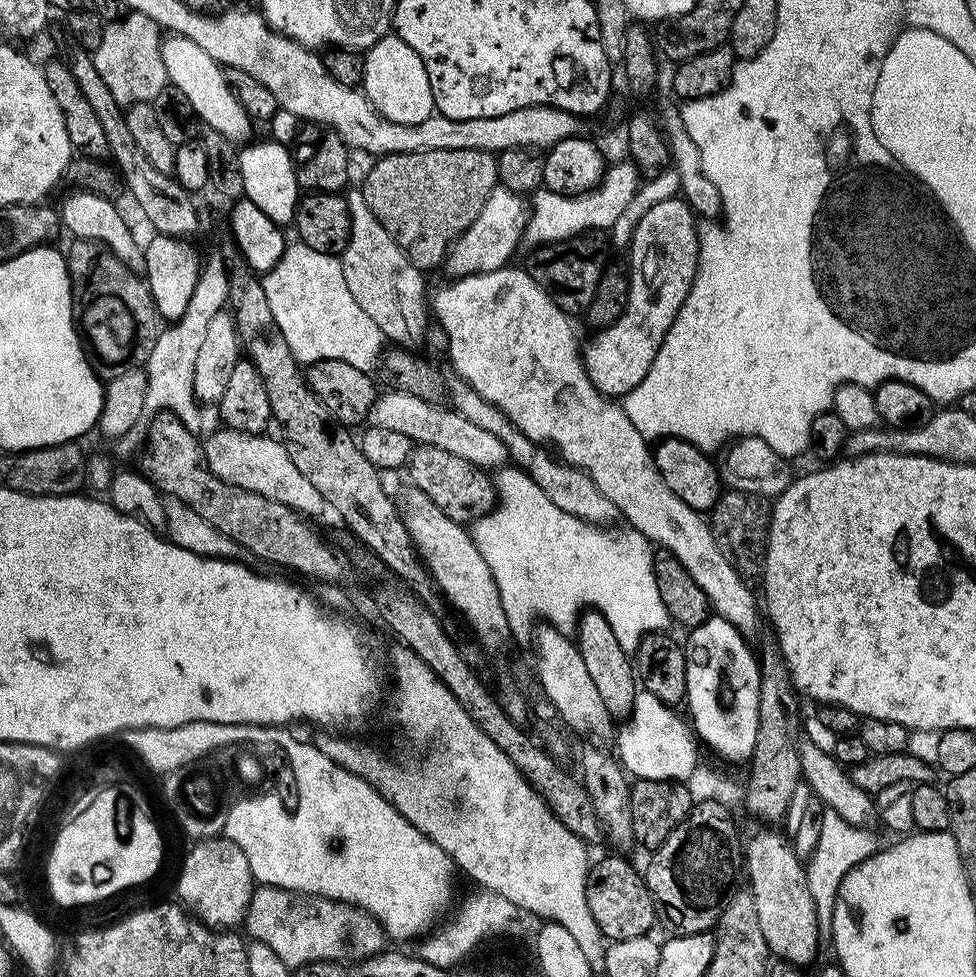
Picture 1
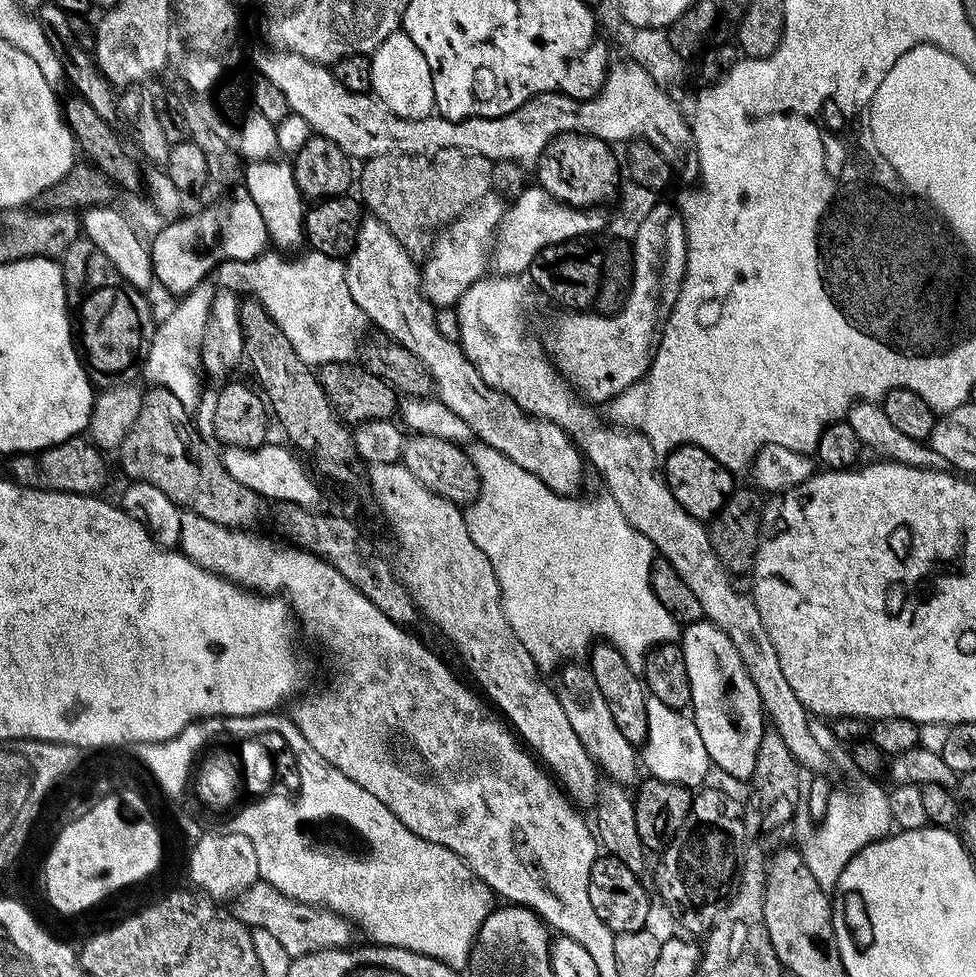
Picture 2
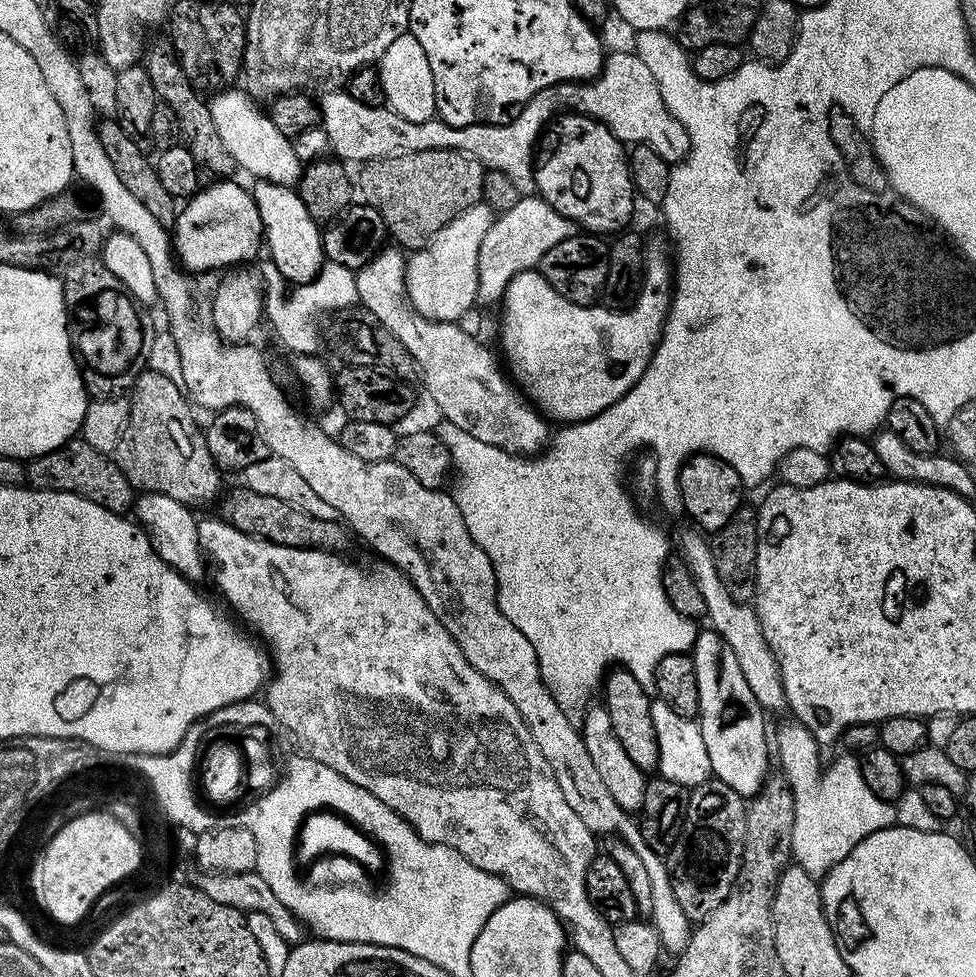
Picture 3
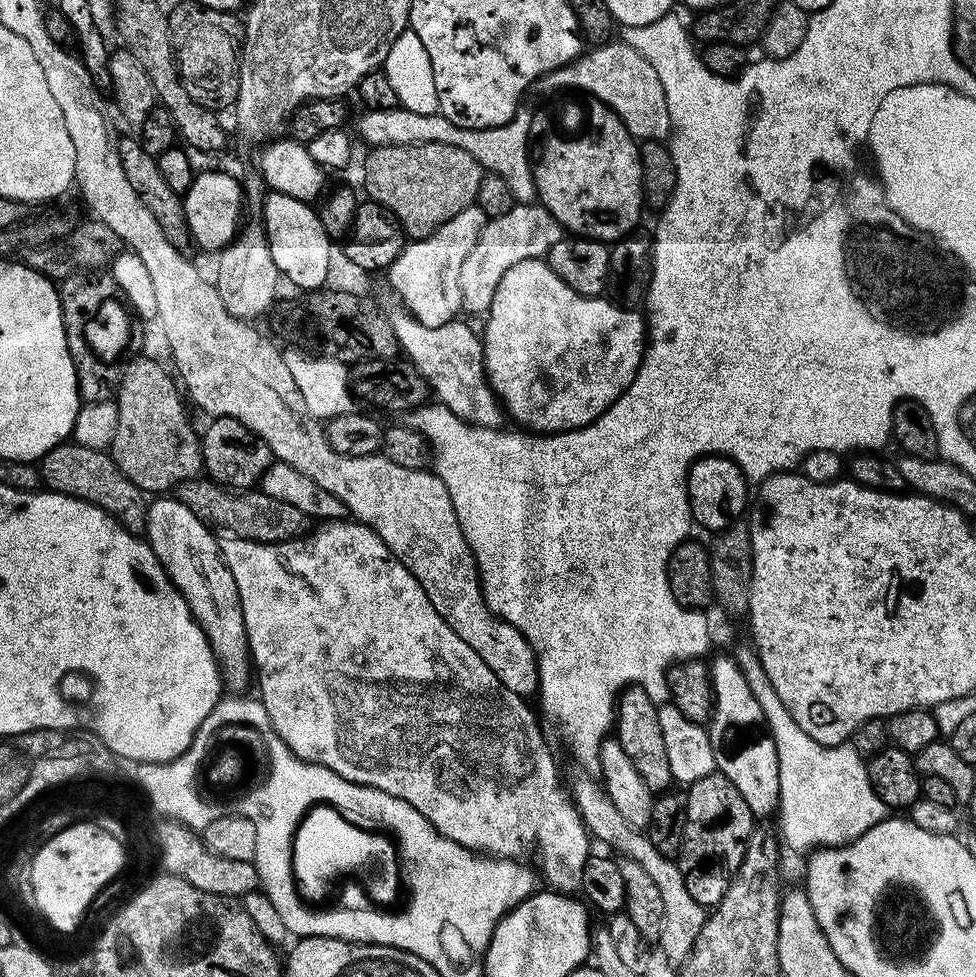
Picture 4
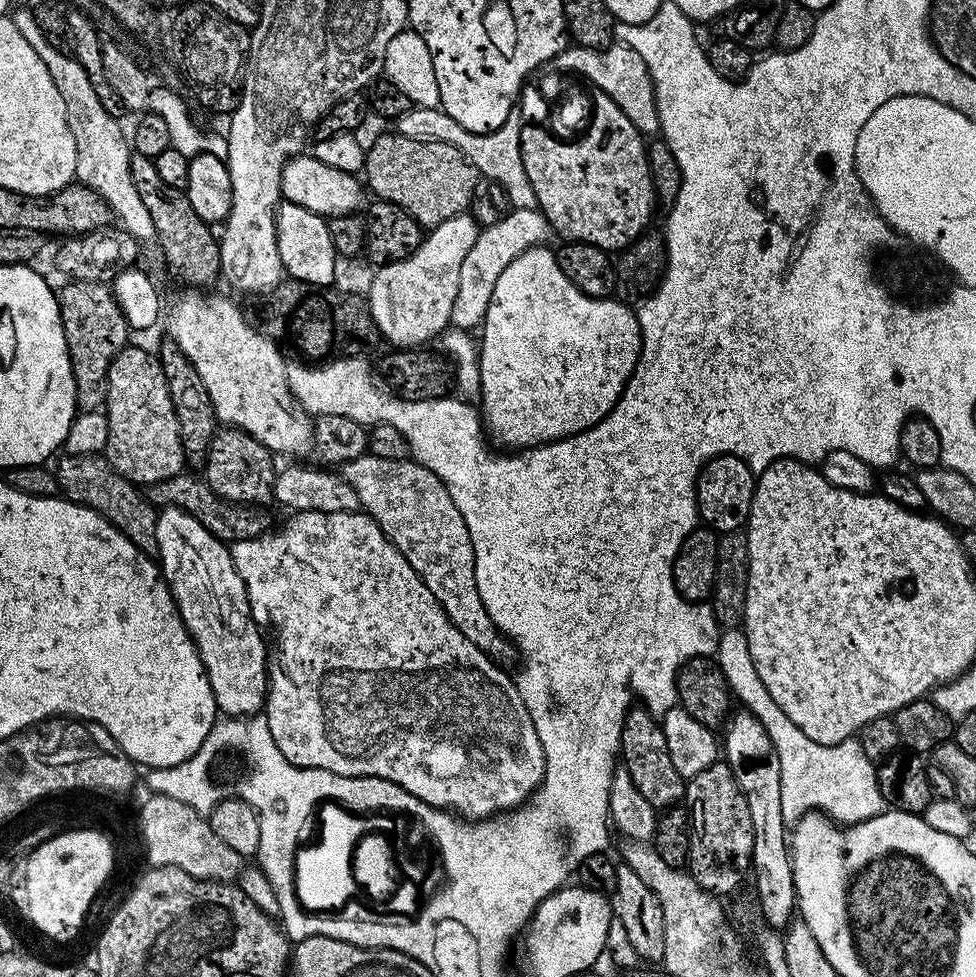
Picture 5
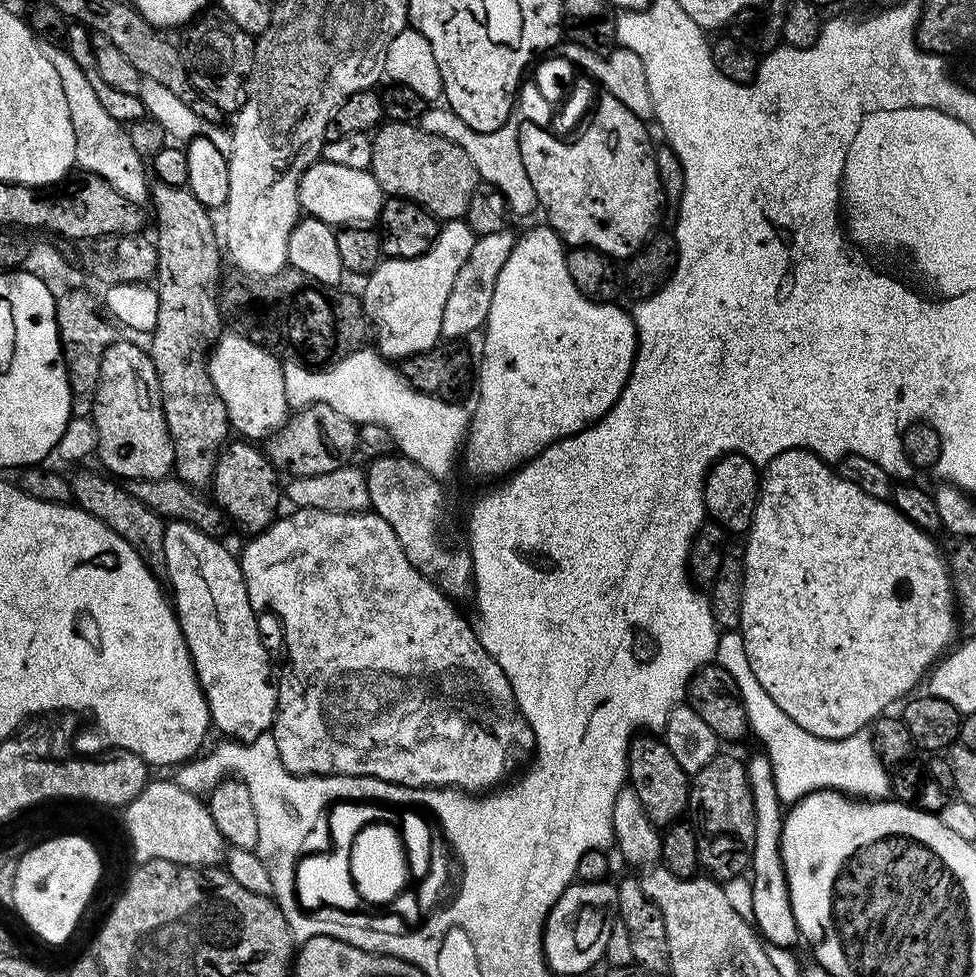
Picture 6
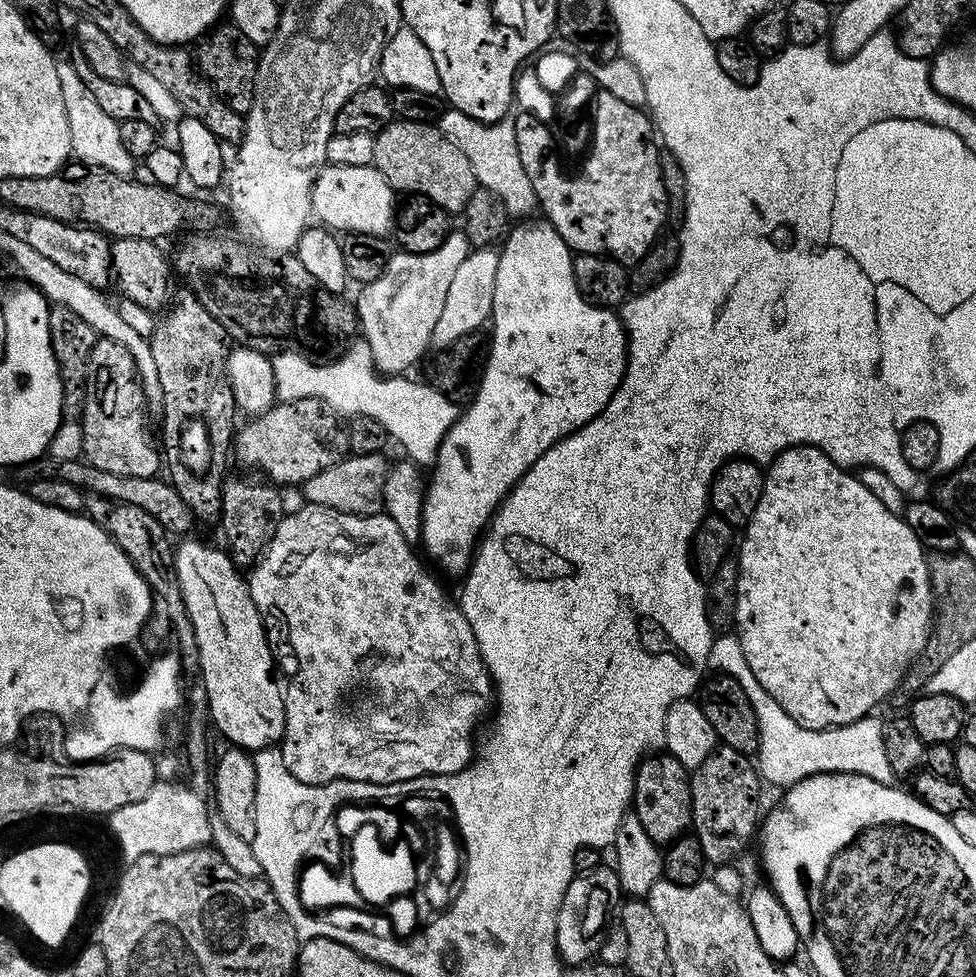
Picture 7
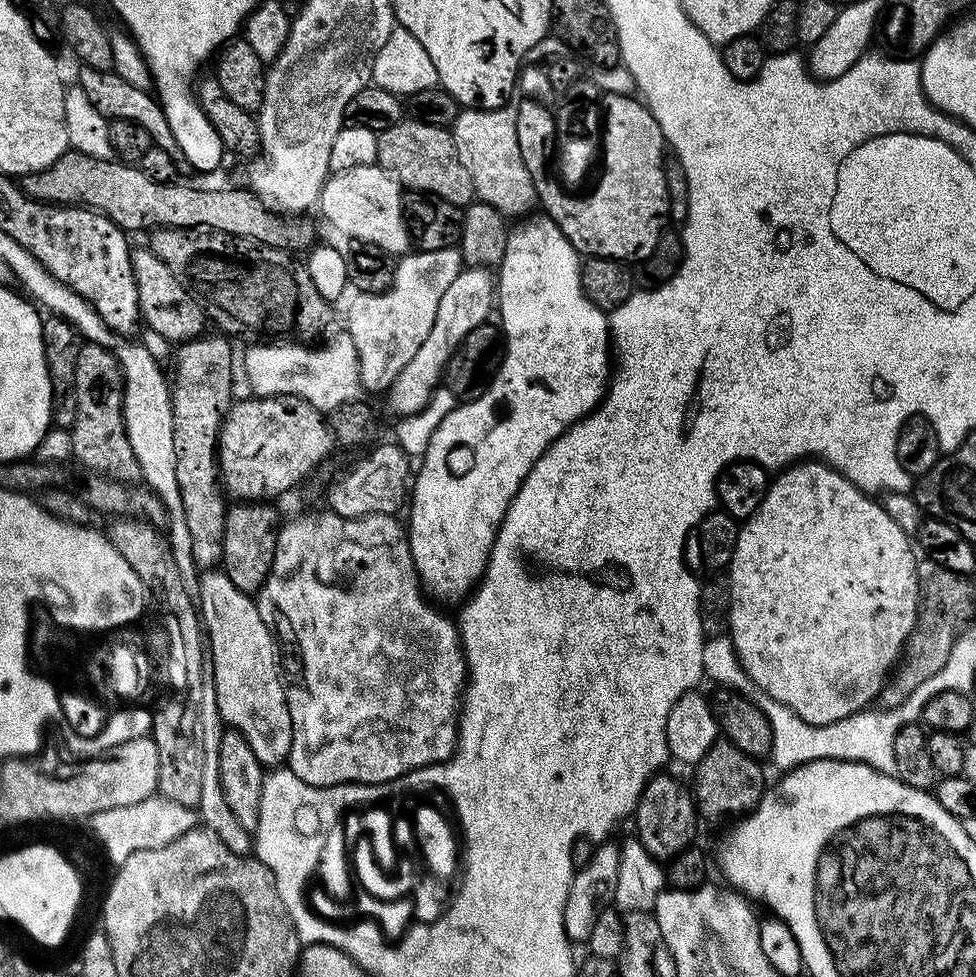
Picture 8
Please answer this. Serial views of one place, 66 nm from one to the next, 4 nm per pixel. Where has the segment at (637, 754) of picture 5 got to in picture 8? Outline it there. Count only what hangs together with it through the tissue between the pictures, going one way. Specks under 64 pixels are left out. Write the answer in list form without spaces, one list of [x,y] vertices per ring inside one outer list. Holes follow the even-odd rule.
[[[656,774],[644,786],[640,801],[636,803],[634,821],[636,820],[635,839],[646,846],[646,854],[661,862],[672,860],[682,850],[693,847],[696,840],[698,813],[696,802],[691,791],[688,792],[672,776]]]

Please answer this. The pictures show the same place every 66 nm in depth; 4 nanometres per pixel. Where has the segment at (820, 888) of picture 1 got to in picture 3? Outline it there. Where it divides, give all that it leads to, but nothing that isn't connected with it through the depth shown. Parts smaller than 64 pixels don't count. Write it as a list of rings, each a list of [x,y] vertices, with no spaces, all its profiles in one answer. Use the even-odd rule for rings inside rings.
[[[799,722],[784,724],[780,728],[780,733],[775,733],[774,748],[780,751],[780,764],[782,775],[792,787],[794,794],[794,830],[792,831],[792,860],[802,870],[806,870],[811,876],[817,878],[823,877],[825,872],[829,872],[862,838],[874,834],[883,828],[890,828],[896,824],[896,805],[895,803],[878,798],[870,786],[866,786],[866,781],[862,779],[862,770],[860,761],[855,755],[844,754],[841,760],[836,760],[820,776],[820,756],[818,745],[811,732]]]

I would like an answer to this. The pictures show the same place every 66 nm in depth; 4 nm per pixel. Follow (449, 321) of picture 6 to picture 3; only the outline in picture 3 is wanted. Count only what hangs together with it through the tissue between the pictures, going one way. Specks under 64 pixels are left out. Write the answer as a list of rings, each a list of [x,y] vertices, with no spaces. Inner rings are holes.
[[[538,194],[521,195],[518,206],[499,213],[493,219],[486,238],[482,238],[482,250],[478,250],[478,290],[477,297],[483,300],[499,301],[504,295],[506,286],[520,272],[527,272],[539,265],[542,254],[558,242],[573,235],[572,221],[558,214]]]

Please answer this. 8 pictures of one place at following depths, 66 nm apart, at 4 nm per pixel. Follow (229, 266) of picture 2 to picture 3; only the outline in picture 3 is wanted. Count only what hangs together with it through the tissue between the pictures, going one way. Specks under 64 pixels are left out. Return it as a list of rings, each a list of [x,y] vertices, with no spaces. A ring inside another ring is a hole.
[[[270,260],[258,268],[258,274],[261,278],[261,285],[264,290],[264,310],[265,317],[269,319],[277,336],[281,342],[295,355],[315,355],[322,344],[322,324],[320,328],[320,320],[324,315],[351,309],[359,303],[357,298],[357,282],[355,271],[345,266],[345,264],[327,261],[322,265],[317,277],[310,283],[292,285],[286,281],[284,276],[280,274],[280,270]]]

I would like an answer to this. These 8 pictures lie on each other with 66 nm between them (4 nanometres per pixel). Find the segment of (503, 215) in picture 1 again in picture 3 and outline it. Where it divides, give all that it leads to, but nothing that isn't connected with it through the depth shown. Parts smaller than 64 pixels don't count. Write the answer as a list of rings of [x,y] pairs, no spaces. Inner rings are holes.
[[[483,202],[470,206],[451,220],[442,230],[433,232],[428,243],[417,248],[407,257],[404,265],[404,281],[410,302],[426,318],[456,322],[459,317],[474,308],[478,297],[478,250],[482,250],[482,238],[490,230],[494,213]]]

